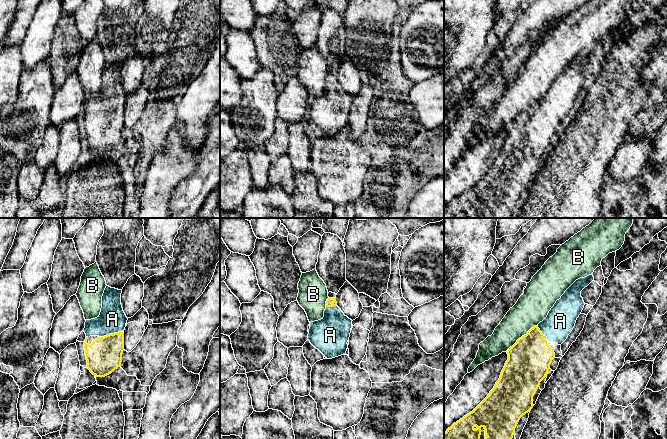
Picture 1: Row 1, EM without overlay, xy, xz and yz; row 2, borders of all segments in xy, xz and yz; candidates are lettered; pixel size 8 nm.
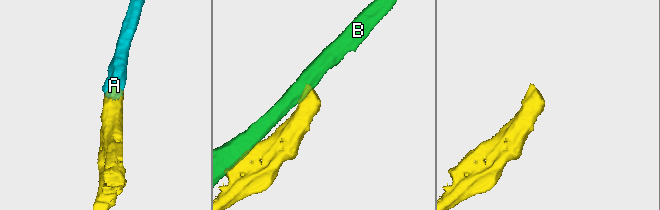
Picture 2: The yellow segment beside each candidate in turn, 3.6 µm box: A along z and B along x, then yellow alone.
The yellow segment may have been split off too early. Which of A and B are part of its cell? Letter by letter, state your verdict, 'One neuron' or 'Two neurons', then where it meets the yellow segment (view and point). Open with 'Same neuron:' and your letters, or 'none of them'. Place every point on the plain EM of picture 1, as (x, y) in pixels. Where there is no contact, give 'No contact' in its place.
Same neuron: A
A: One neuron. Touches yellow at xy (110, 110)
B: Two neurons. Touches yellow at yz (522, 112)

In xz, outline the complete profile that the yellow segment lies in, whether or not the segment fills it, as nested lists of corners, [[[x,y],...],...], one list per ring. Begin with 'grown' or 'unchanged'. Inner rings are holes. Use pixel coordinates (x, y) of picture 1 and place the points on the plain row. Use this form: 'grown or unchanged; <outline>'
grown; [[[328,74],[324,93],[310,99],[308,116],[327,135],[346,131],[352,104],[349,95],[337,82],[335,74]]]

